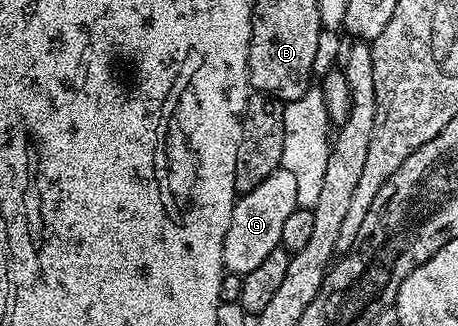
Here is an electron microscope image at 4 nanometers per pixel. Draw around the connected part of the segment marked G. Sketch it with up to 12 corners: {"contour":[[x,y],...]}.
{"contour":[[273,170],[232,208],[223,267],[247,274],[282,245],[298,209],[292,172]]}

